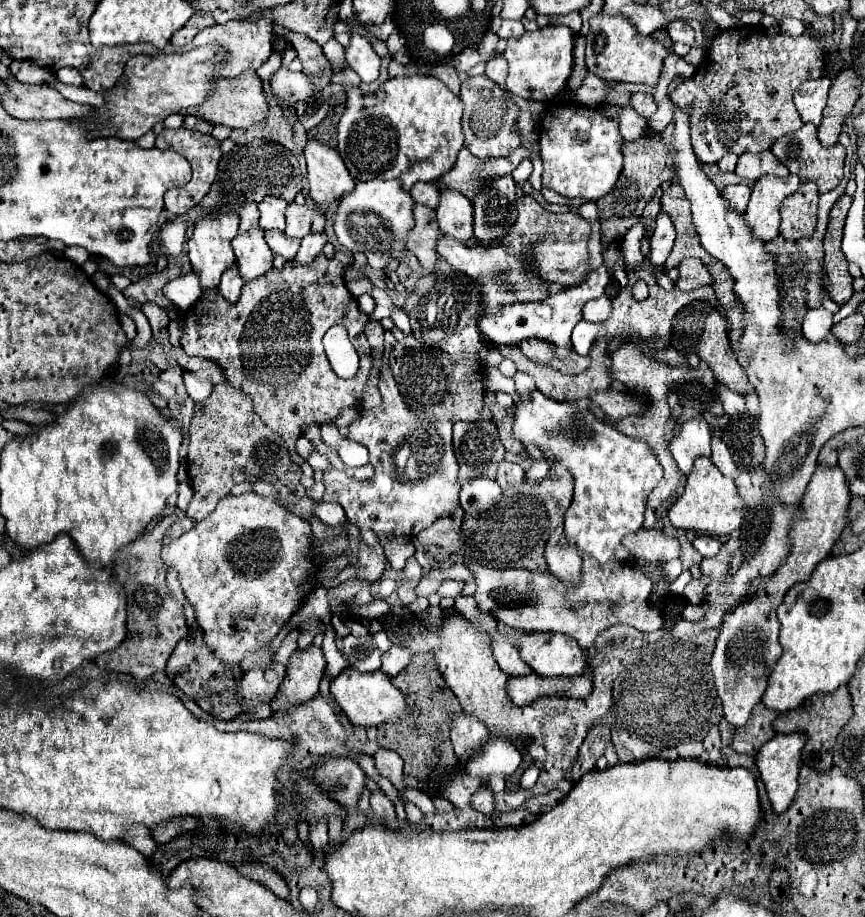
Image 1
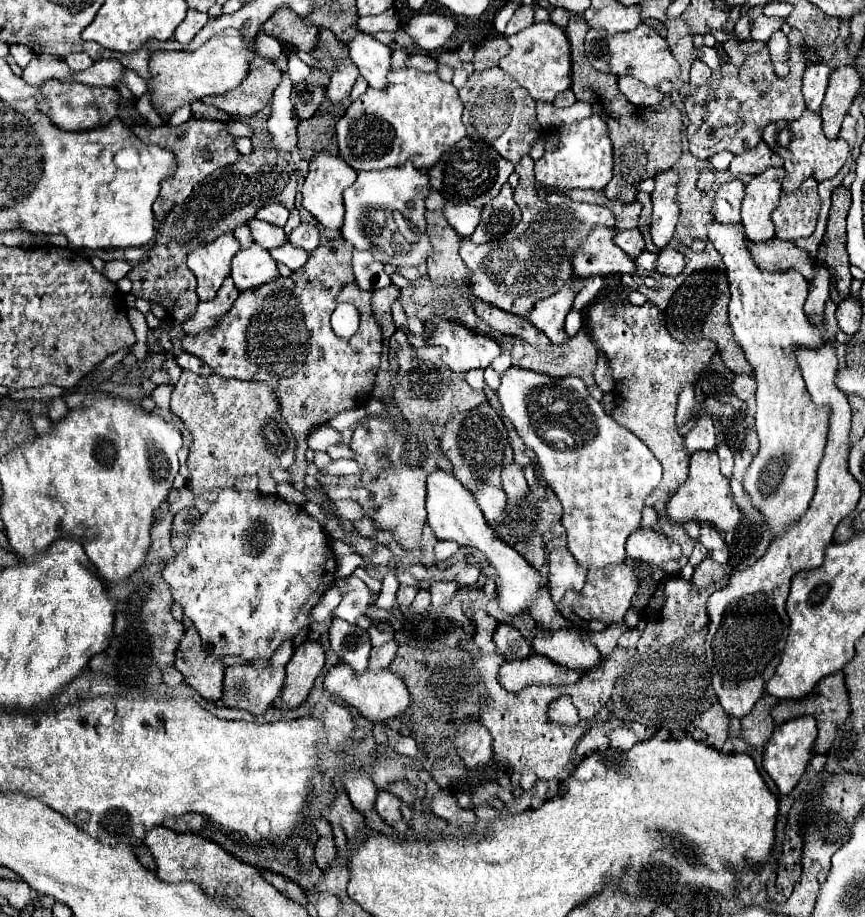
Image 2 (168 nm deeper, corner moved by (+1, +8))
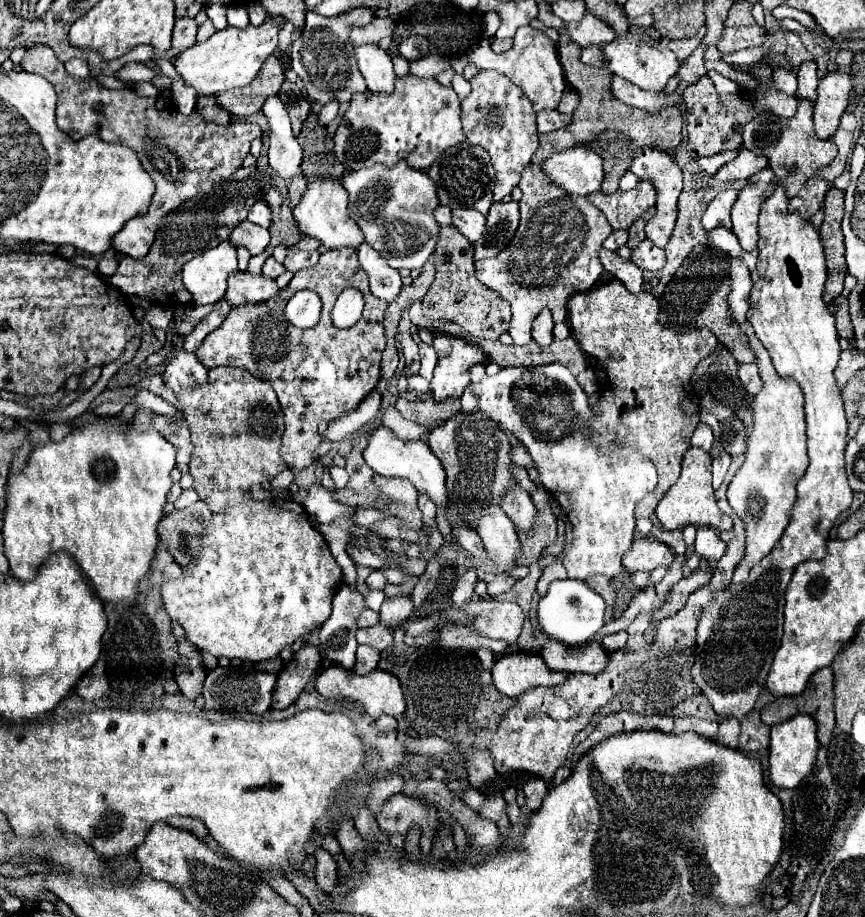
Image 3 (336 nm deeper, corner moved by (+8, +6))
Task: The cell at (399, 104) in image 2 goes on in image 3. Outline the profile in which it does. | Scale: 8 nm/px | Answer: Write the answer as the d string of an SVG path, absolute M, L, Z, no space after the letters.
M408 75L396 79L396 91L390 95L364 91L352 97L334 135L334 153L348 171L372 165L394 167L400 159L426 171L436 157L460 141L466 141L466 135L460 125L460 99L452 87Z

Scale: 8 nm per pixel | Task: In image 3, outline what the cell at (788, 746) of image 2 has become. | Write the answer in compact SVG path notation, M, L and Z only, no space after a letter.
M796 715L780 725L772 727L770 741L770 779L780 789L794 789L804 777L808 777L814 769L818 753L816 739L816 721L810 715Z

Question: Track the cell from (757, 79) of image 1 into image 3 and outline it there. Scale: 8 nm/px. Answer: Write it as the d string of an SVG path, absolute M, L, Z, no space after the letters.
M756 65L750 71L754 77L762 79L762 85L758 89L768 89L764 91L760 99L750 99L748 95L742 97L732 97L730 101L722 101L714 89L714 83L708 75L700 77L694 85L688 85L682 93L684 107L686 107L686 121L688 121L688 153L692 159L704 157L704 155L716 155L728 149L740 149L742 147L742 129L746 123L750 123L760 111L774 111L780 117L792 117L796 113L796 97L788 97L780 91L774 91L772 87L772 69L766 65Z

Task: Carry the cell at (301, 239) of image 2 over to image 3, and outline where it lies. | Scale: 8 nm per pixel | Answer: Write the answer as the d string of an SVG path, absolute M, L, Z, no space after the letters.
M290 247L288 255L286 255L286 261L284 261L284 267L288 271L296 273L296 271L312 267L316 263L318 263L318 251L300 251L296 247Z

